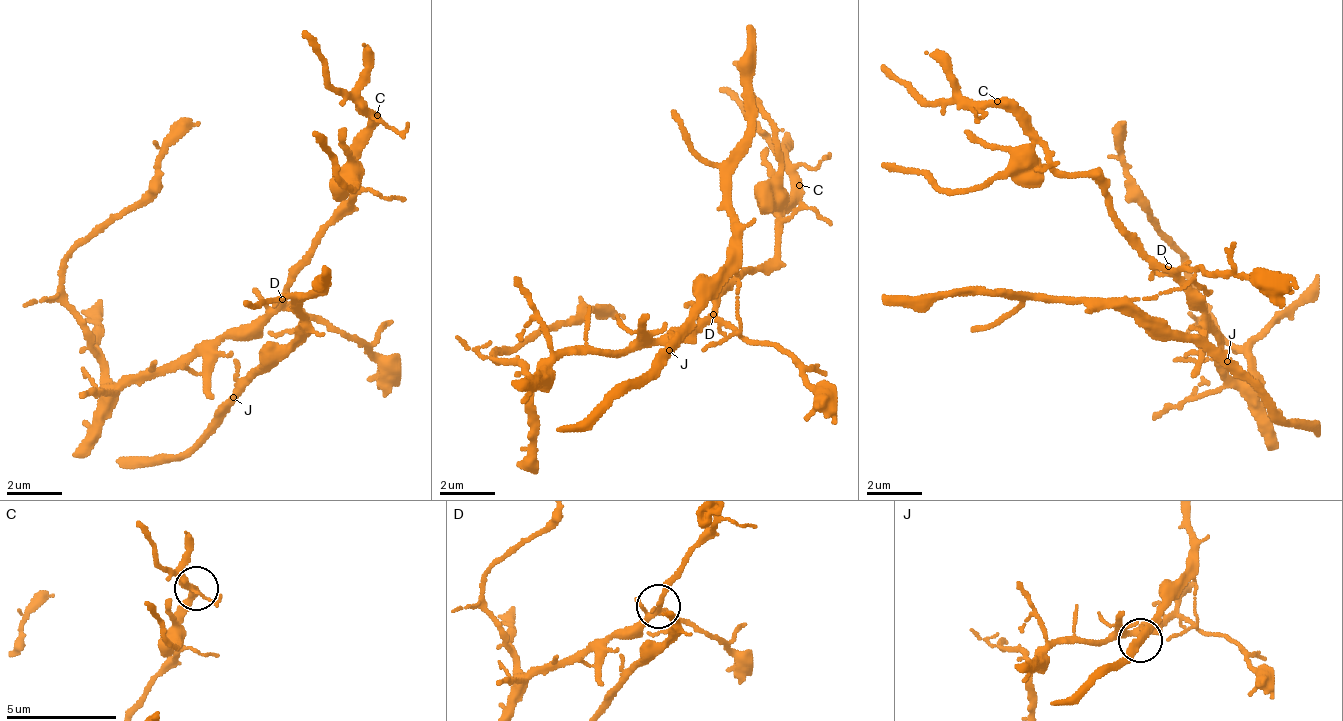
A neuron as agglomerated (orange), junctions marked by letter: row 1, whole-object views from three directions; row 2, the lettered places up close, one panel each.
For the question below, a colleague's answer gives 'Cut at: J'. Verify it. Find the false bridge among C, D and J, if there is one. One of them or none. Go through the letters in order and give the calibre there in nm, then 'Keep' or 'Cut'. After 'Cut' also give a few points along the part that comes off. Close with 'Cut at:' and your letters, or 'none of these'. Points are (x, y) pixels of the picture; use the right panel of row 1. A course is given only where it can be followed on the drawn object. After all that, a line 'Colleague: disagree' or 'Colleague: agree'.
C: Thickness 280 nm. Keep
D: Thickness 220 nm. Keep
J: Thickness 280 nm. Cut. Course of the part to remove: (1229, 359), (1154, 336), (1127, 302), (1002, 293), (885, 300)
Cut at: J
Colleague: agree

